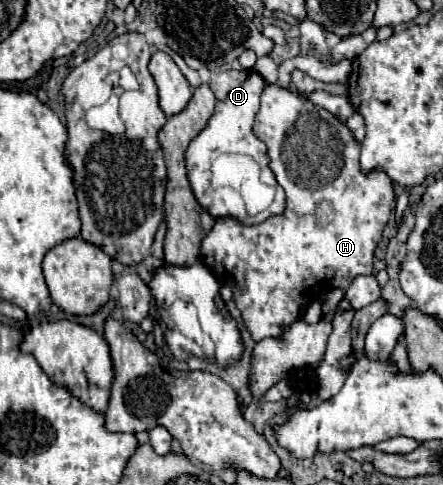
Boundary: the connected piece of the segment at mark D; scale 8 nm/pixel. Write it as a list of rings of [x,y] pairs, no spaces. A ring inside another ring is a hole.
[[[227,70],[227,72],[213,72],[211,74],[209,86],[217,96],[215,112],[209,118],[207,126],[191,140],[191,144],[189,144],[187,152],[185,152],[185,164],[187,164],[187,178],[191,182],[191,188],[193,188],[193,194],[195,194],[197,202],[215,218],[235,216],[245,224],[261,224],[265,218],[281,214],[285,210],[283,188],[275,182],[275,178],[273,178],[273,174],[271,174],[271,170],[267,166],[267,148],[253,134],[253,122],[255,122],[255,116],[259,112],[259,96],[261,96],[265,84],[267,82],[255,70],[241,70],[241,72]],[[227,152],[237,152],[241,156],[249,156],[259,166],[261,182],[265,182],[265,186],[271,186],[275,190],[273,202],[265,210],[261,210],[257,214],[249,214],[247,204],[245,204],[243,196],[237,190],[233,190],[233,188],[229,188],[229,190],[215,188],[211,184],[211,164],[217,160],[217,156],[227,154]]]

